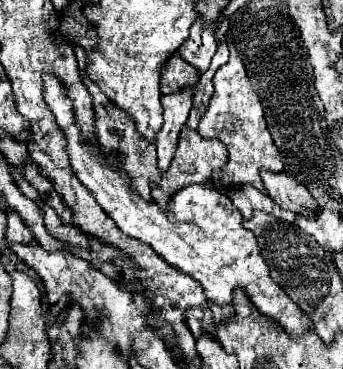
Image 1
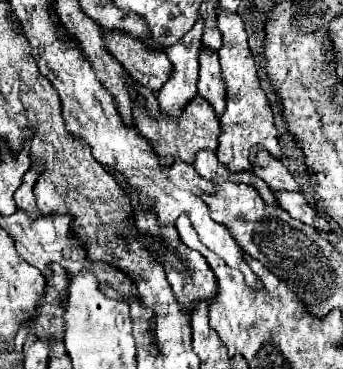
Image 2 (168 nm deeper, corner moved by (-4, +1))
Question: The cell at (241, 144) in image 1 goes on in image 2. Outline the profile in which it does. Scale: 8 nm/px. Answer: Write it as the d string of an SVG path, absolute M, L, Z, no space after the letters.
M216 8L216 16L218 16L218 30L222 32L222 48L218 50L218 58L220 58L220 66L222 66L222 78L228 86L226 112L220 120L222 132L218 136L216 154L218 154L220 162L226 164L232 172L242 172L242 170L250 170L250 160L248 160L250 148L266 148L276 158L280 158L282 152L278 146L272 108L270 108L266 94L260 86L260 80L256 76L256 64L254 64L252 52L248 48L244 22L236 12L228 12L222 8Z

